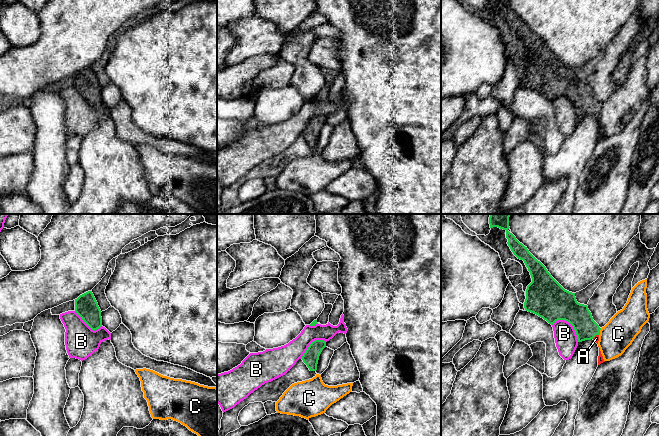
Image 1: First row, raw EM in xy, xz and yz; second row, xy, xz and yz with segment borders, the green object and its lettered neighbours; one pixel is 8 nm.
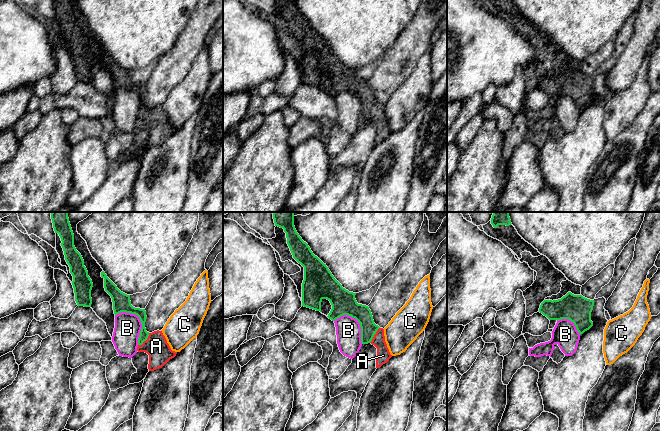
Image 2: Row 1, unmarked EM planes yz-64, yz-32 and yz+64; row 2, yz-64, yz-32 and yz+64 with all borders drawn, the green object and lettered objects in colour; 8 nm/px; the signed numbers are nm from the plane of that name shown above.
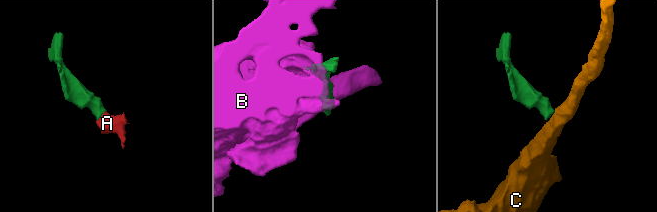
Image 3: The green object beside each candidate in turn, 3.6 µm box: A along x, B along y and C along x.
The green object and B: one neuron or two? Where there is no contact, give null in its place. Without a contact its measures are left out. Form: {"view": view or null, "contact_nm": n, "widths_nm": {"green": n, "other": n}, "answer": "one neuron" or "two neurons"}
{"view": "yz", "contact_nm": 260, "widths_nm": {"green": 300, "other": 180}, "answer": "two neurons"}

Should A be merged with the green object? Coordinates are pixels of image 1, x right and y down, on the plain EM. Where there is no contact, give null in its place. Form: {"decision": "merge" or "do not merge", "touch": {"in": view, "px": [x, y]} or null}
{"decision": "merge", "touch": {"in": "yz", "px": [595, 111]}}

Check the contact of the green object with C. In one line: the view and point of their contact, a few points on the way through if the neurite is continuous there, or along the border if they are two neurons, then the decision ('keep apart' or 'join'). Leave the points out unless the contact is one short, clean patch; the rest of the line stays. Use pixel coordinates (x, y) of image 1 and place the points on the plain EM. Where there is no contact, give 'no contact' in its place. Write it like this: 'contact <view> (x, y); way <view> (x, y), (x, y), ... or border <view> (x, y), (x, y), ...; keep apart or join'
contact yz (599, 108); border yz (601, 104), (599, 111); keep apart

